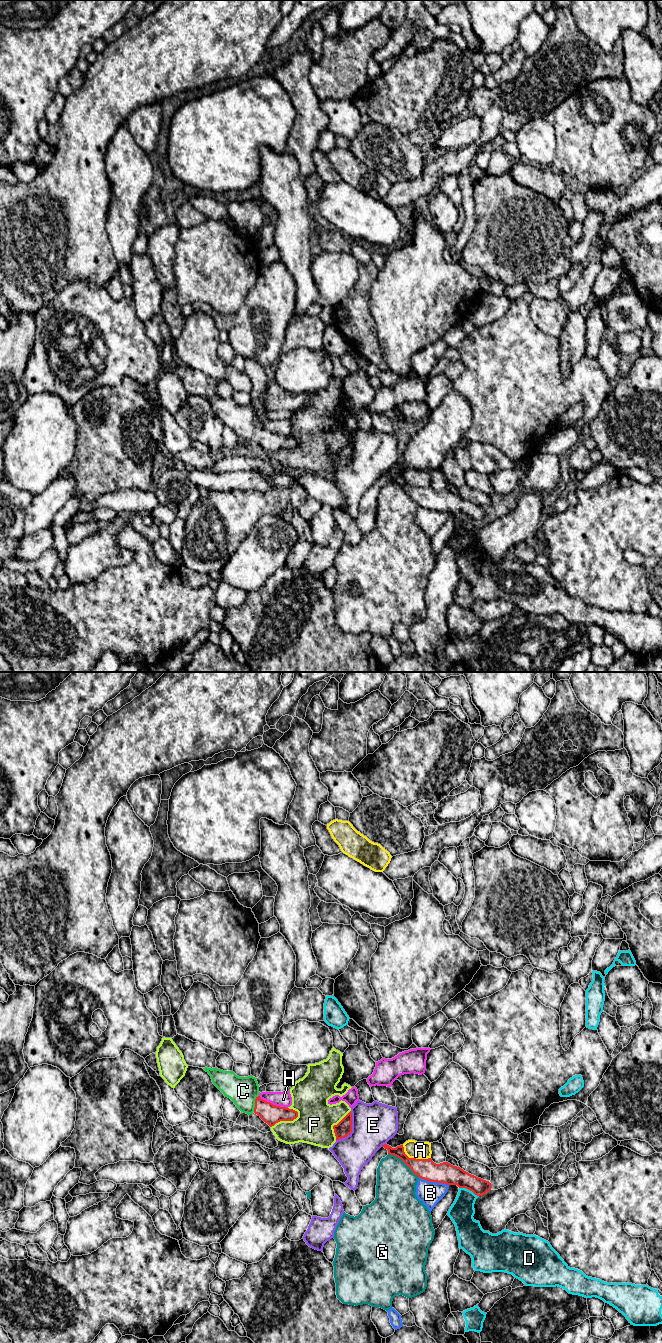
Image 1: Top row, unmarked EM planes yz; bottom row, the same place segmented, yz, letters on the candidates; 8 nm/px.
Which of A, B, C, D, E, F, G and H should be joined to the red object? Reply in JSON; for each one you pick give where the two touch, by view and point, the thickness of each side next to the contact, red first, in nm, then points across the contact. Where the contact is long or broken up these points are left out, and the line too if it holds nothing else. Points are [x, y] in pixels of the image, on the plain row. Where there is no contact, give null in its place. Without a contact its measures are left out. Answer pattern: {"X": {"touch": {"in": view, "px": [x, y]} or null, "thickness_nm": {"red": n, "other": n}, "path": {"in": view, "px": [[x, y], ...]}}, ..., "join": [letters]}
{"C": {"touch": {"in": "yz", "px": [255, 431]}, "thickness_nm": {"red": 160, "other": 220}, "path": {"in": "yz", "px": [[271, 442], [255, 431], [243, 419]]}}, "join": ["C"]}

